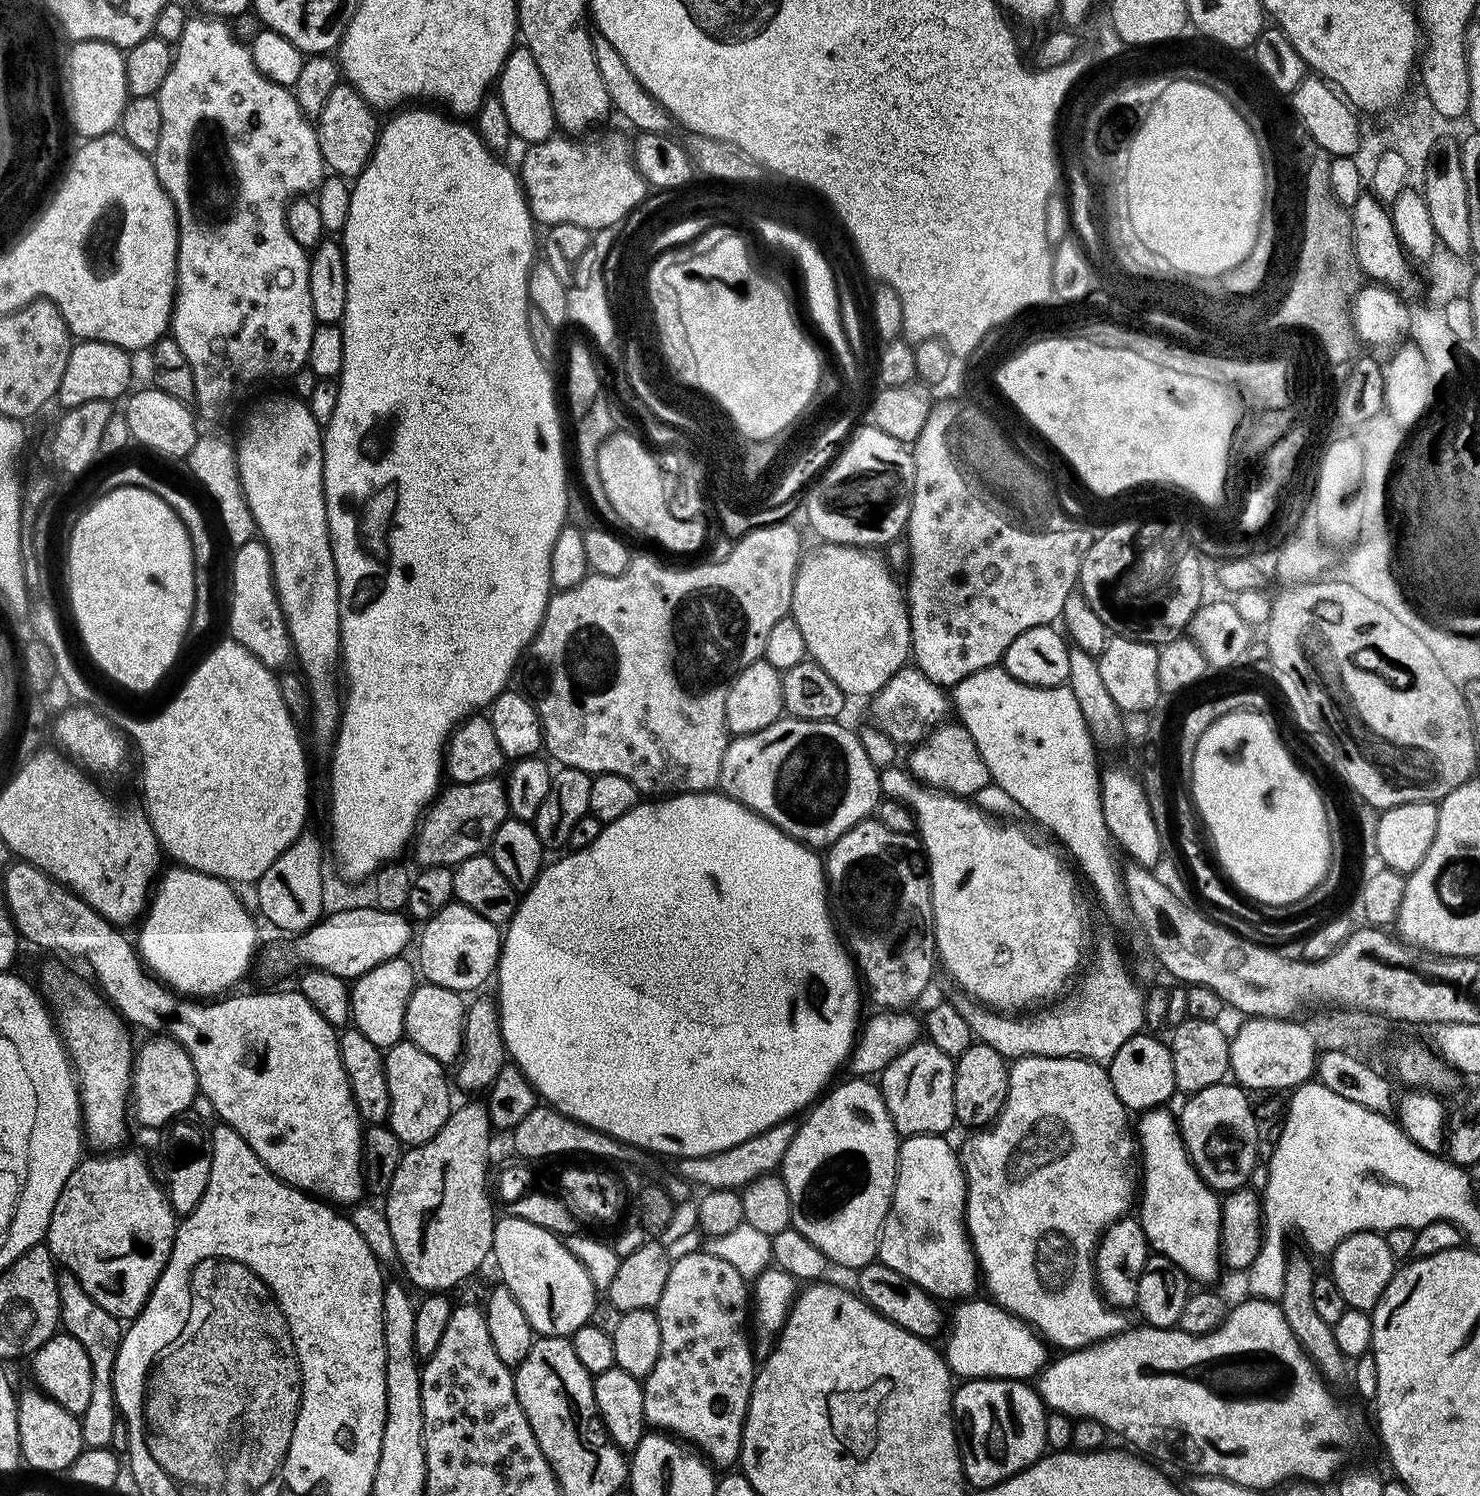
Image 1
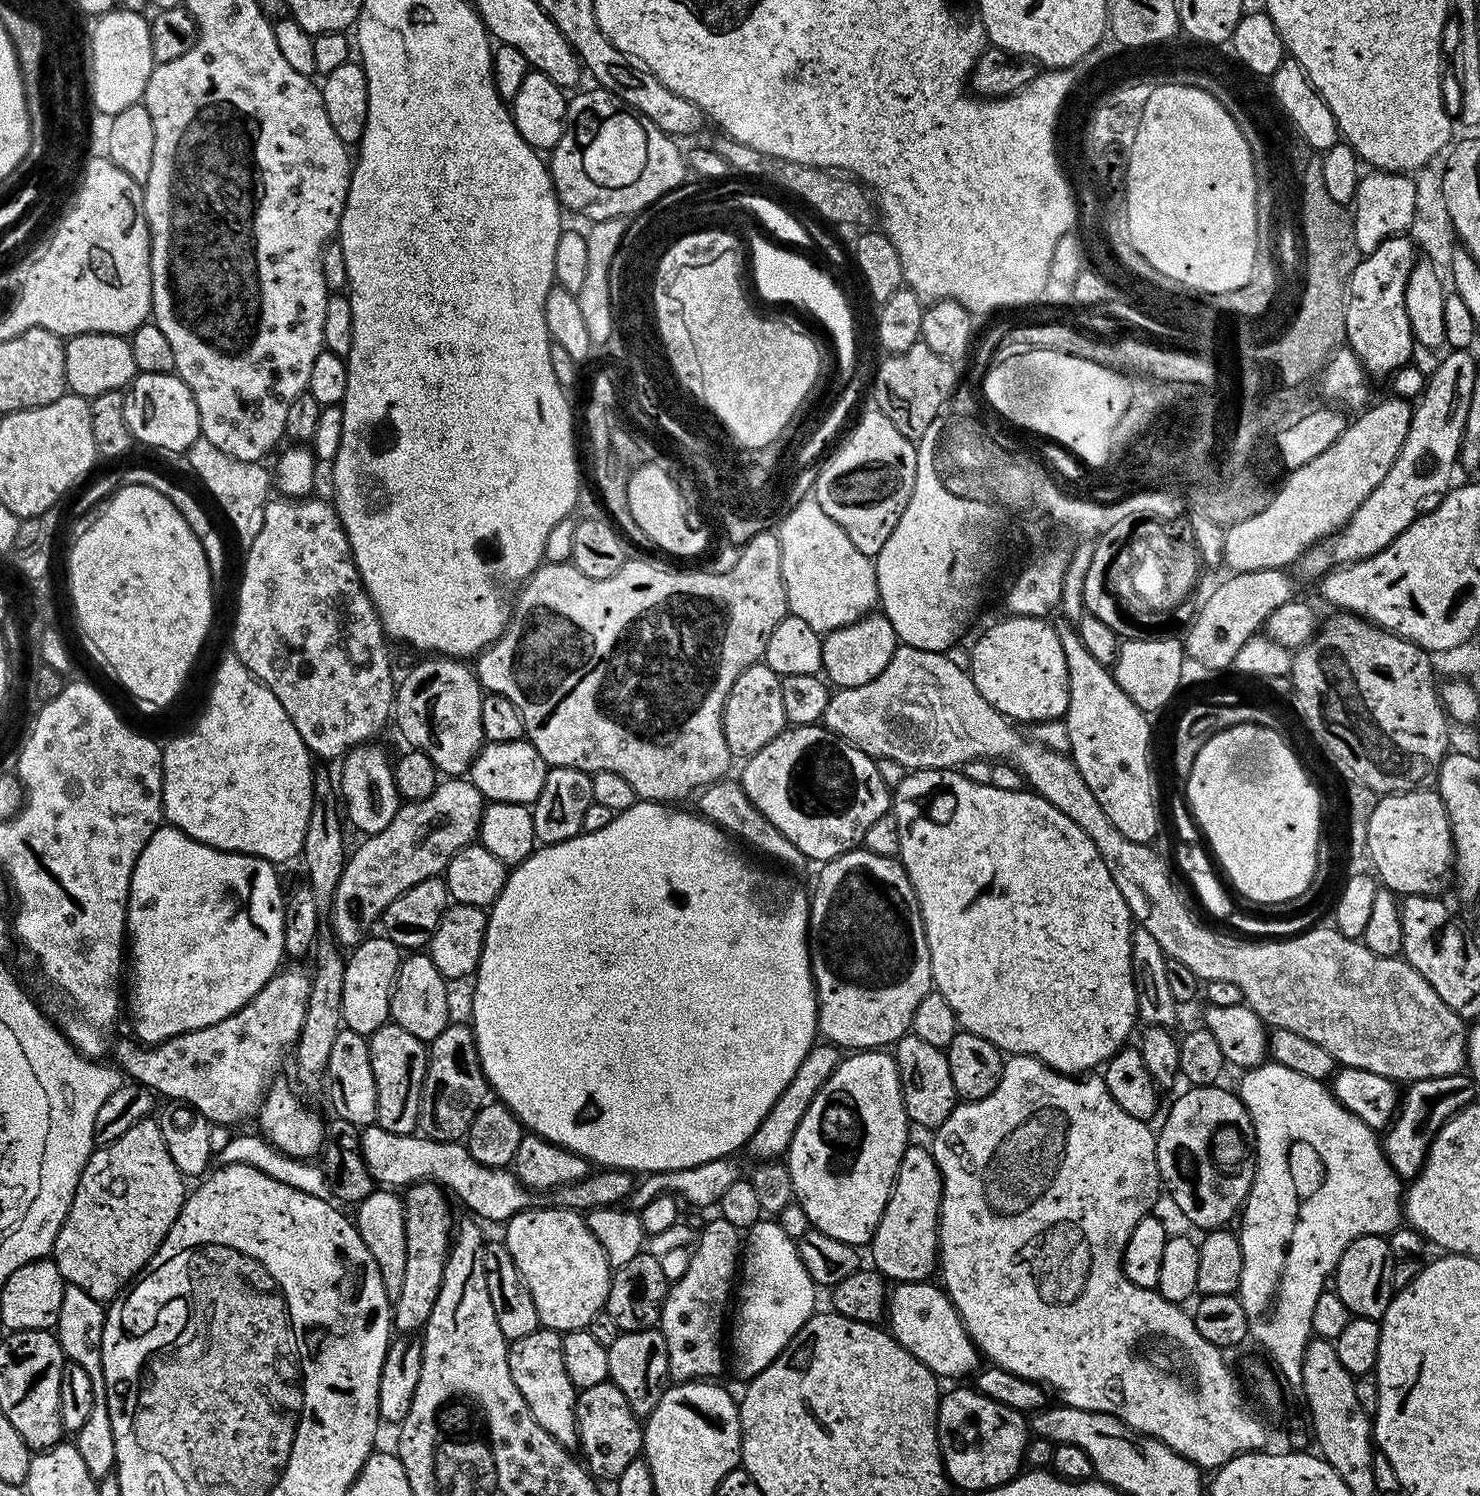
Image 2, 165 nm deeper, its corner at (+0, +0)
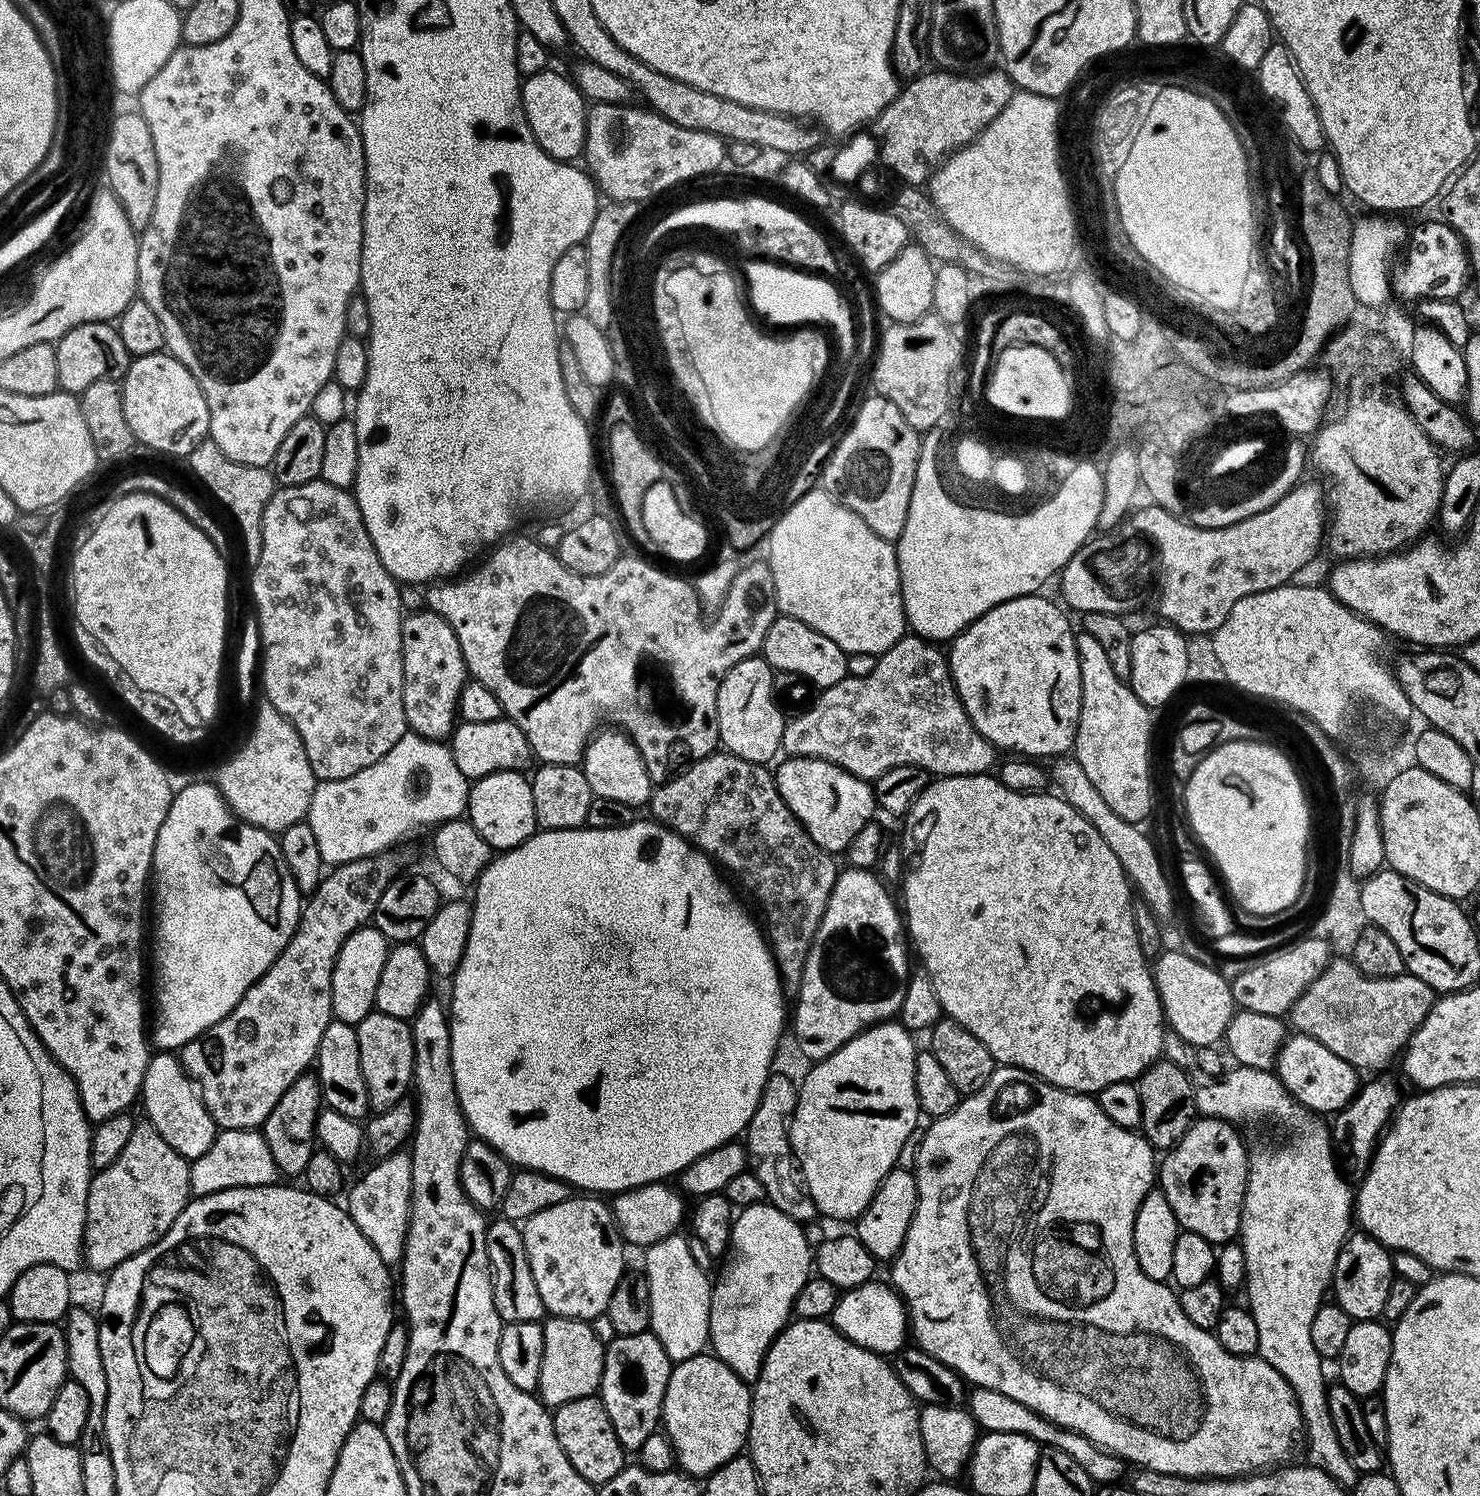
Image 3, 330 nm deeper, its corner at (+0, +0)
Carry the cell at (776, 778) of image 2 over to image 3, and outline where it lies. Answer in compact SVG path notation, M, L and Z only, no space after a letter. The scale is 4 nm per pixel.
M794 756L782 760L779 761L780 769L774 772L778 794L782 794L786 806L790 806L819 848L833 854L843 853L850 846L854 834L858 834L858 830L873 819L872 811L877 811L873 785L869 781L859 780L829 760L819 760L813 756Z

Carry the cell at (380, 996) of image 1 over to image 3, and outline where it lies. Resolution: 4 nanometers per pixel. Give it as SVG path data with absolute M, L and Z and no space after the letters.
M375 926L354 930L338 950L338 958L332 971L332 1014L335 1019L355 1026L376 1007L378 978L382 978L382 966L390 951L390 941Z

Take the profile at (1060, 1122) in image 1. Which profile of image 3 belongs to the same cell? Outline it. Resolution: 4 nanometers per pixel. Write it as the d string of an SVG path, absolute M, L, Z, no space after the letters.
M1009 1067L993 1074L990 1082L986 1082L986 1086L982 1086L982 1090L967 1093L956 1108L950 1110L950 1114L937 1116L929 1124L932 1125L925 1130L924 1137L921 1138L920 1145L916 1148L916 1168L914 1167L916 1209L914 1210L914 1218L910 1222L910 1230L906 1230L906 1238L900 1252L890 1264L890 1267L892 1267L890 1283L893 1288L899 1290L900 1297L904 1299L904 1307L908 1310L910 1336L915 1347L934 1358L938 1358L938 1362L953 1368L969 1385L986 1390L998 1390L998 1394L1006 1394L1006 1398L1014 1398L1014 1402L1022 1402L1022 1406L1034 1410L1042 1418L1054 1422L1060 1428L1074 1430L1078 1434L1090 1438L1090 1442L1094 1442L1105 1452L1113 1452L1115 1456L1123 1458L1127 1463L1129 1460L1132 1466L1136 1468L1149 1468L1162 1474L1189 1478L1243 1478L1259 1474L1265 1470L1275 1470L1291 1461L1288 1459L1291 1458L1296 1443L1301 1443L1304 1423L1302 1422L1302 1414L1298 1410L1298 1402L1294 1398L1294 1392L1290 1390L1290 1382L1286 1382L1286 1378L1282 1378L1282 1374L1278 1374L1278 1370L1274 1370L1274 1366L1270 1366L1270 1362L1260 1359L1259 1355L1235 1356L1227 1352L1216 1341L1215 1335L1209 1329L1194 1326L1194 1322L1190 1322L1190 1318L1186 1318L1177 1293L1165 1281L1146 1278L1146 1274L1142 1274L1142 1266L1138 1266L1138 1258L1134 1254L1134 1218L1138 1214L1138 1206L1142 1206L1146 1194L1153 1191L1158 1180L1158 1160L1157 1157L1152 1157L1154 1149L1143 1134L1131 1128L1118 1126L1118 1122L1110 1122L1110 1118L1106 1118L1106 1114L1102 1114L1102 1106L1091 1095L1067 1092L1065 1088L1055 1088L1054 1085L1048 1084L1045 1080L1035 1076L1033 1072Z

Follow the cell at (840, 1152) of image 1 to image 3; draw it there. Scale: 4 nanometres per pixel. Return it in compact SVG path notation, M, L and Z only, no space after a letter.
M885 1022L882 1024L873 1024L871 1028L865 1028L859 1032L852 1040L847 1040L834 1054L830 1054L824 1060L817 1060L811 1065L812 1069L804 1076L804 1081L800 1080L799 1096L797 1098L797 1109L794 1110L791 1118L791 1125L788 1129L789 1138L792 1144L792 1152L795 1156L795 1162L798 1165L800 1175L804 1177L804 1186L807 1194L816 1204L816 1211L821 1217L829 1216L832 1220L849 1220L855 1222L870 1206L878 1186L886 1179L889 1172L897 1167L900 1155L904 1152L904 1147L908 1144L908 1139L912 1136L912 1131L916 1128L916 1123L922 1120L918 1094L914 1086L914 1066L916 1065L916 1054L918 1045L915 1044L913 1033L907 1030L898 1022Z

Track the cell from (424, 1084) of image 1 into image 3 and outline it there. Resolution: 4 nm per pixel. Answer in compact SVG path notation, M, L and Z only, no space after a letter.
M373 1010L354 1027L358 1034L358 1055L362 1058L362 1078L366 1078L368 1107L373 1113L384 1112L405 1099L413 1087L414 1038L411 1023Z

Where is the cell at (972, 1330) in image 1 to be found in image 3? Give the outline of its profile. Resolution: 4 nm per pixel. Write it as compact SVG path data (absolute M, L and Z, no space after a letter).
M880 1278L868 1280L857 1288L841 1291L840 1301L834 1306L830 1323L846 1338L850 1338L854 1346L862 1346L885 1358L905 1347L910 1336L908 1310L904 1307L904 1299L891 1283L884 1281L883 1284Z

